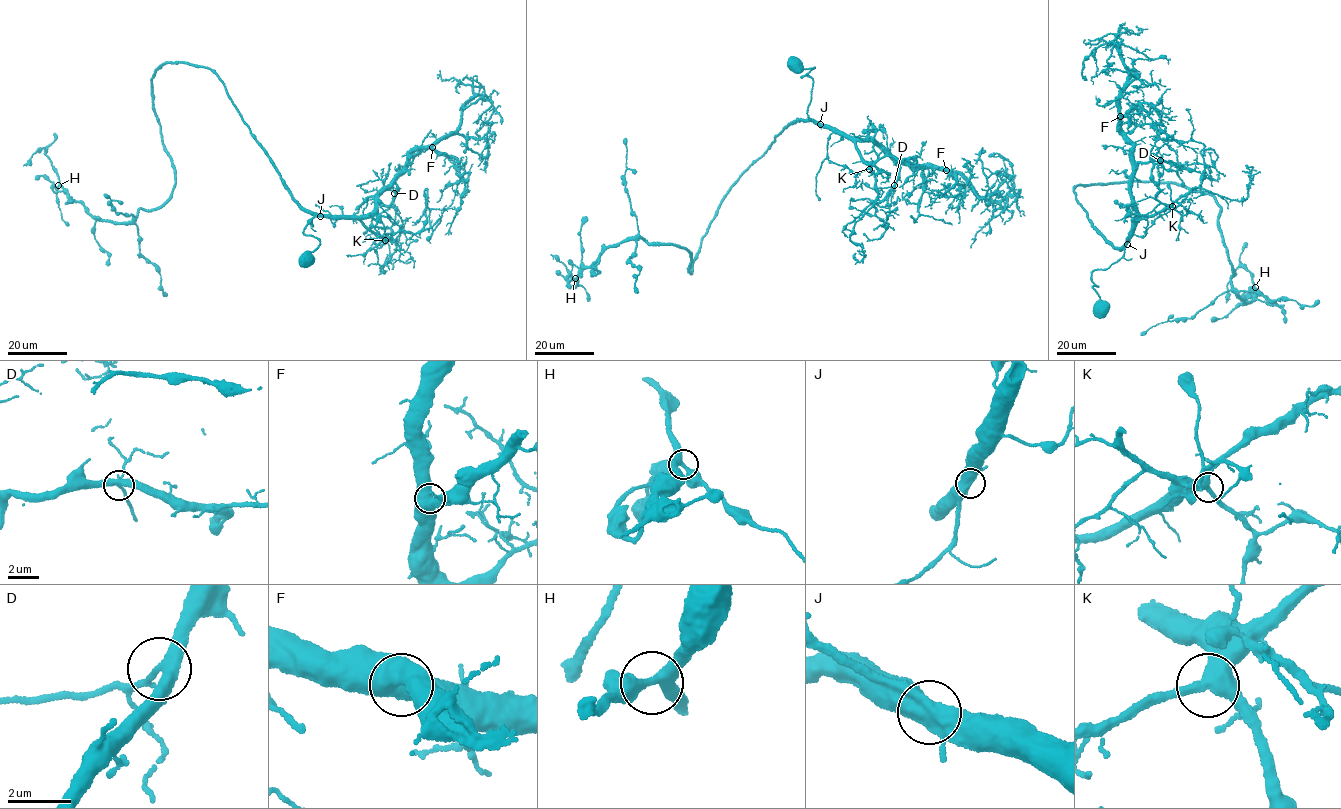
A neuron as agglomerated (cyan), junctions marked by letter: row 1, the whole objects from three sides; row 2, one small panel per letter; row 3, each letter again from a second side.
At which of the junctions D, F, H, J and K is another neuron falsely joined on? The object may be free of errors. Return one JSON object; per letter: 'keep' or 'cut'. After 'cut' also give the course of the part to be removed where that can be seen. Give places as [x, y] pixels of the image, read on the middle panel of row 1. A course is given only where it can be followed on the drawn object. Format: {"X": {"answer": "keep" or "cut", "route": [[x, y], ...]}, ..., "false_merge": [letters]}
{"D": {"answer": "keep"}, "F": {"answer": "keep"}, "H": {"answer": "keep"}, "J": {"answer": "keep"}, "K": {"answer": "keep"}, "false_merge": []}

